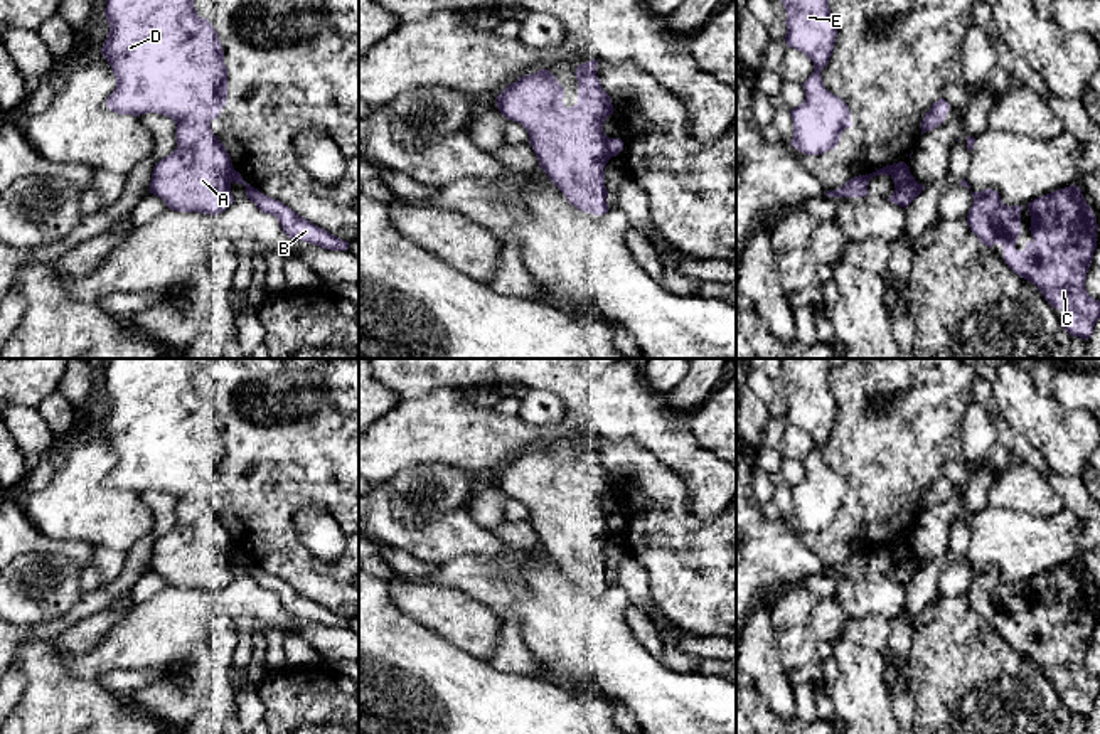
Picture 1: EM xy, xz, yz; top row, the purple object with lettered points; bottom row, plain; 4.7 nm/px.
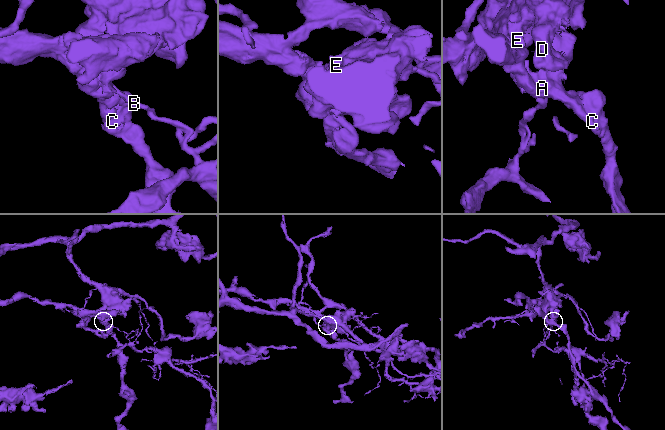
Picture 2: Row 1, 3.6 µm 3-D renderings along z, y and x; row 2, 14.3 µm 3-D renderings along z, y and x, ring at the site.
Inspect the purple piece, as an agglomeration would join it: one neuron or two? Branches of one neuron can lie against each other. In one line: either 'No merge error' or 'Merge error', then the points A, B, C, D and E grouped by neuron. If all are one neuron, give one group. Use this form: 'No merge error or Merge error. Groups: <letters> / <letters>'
Merge error. Groups: A C D E / B

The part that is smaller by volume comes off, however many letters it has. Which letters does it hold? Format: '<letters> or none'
B

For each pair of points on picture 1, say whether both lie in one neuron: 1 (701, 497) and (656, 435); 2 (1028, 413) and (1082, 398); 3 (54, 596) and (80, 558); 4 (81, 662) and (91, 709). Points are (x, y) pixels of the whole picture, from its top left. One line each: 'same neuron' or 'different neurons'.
1: same neuron
2: different neurons
3: different neurons
4: different neurons

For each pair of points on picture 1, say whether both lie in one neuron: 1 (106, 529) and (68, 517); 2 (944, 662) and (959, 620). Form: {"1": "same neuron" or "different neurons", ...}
{"1": "same neuron", "2": "different neurons"}

